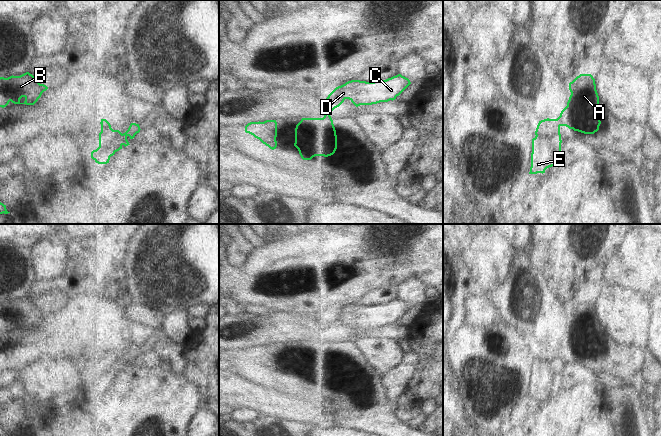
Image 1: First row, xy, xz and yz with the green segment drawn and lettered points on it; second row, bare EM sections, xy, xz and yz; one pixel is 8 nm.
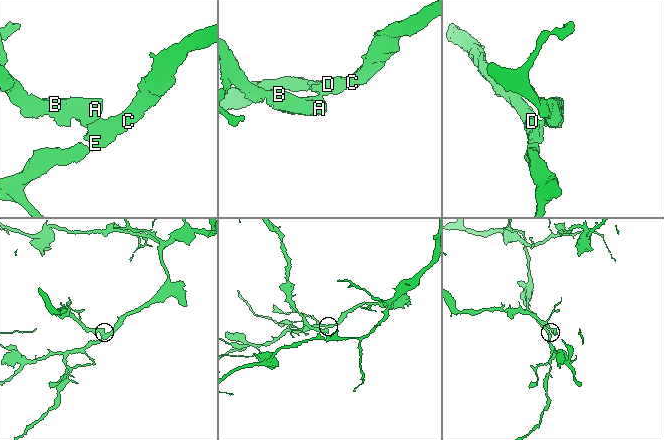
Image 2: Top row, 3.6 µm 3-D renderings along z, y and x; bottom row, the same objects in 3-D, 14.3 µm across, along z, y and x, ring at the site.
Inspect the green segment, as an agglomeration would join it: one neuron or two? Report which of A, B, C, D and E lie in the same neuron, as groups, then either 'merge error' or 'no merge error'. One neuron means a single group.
A B / C D E; merge error

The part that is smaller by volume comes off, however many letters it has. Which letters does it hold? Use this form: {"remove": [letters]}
{"remove": ["A", "B"]}

